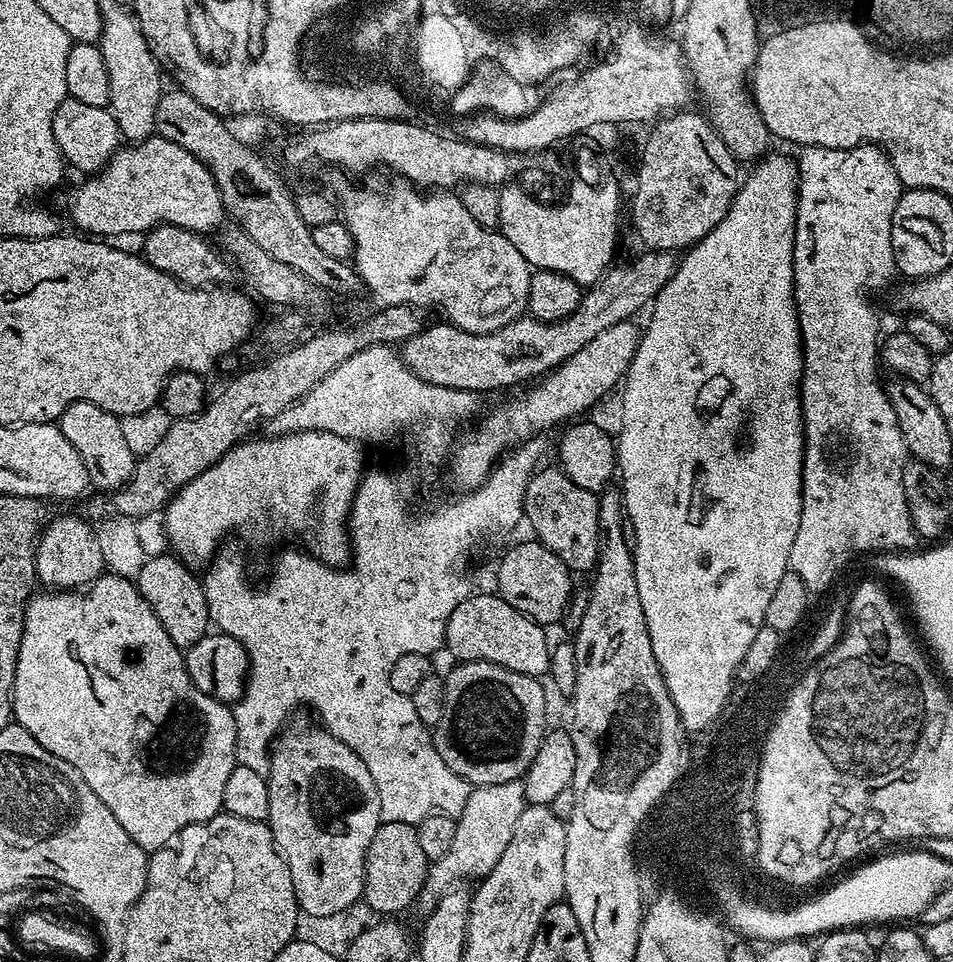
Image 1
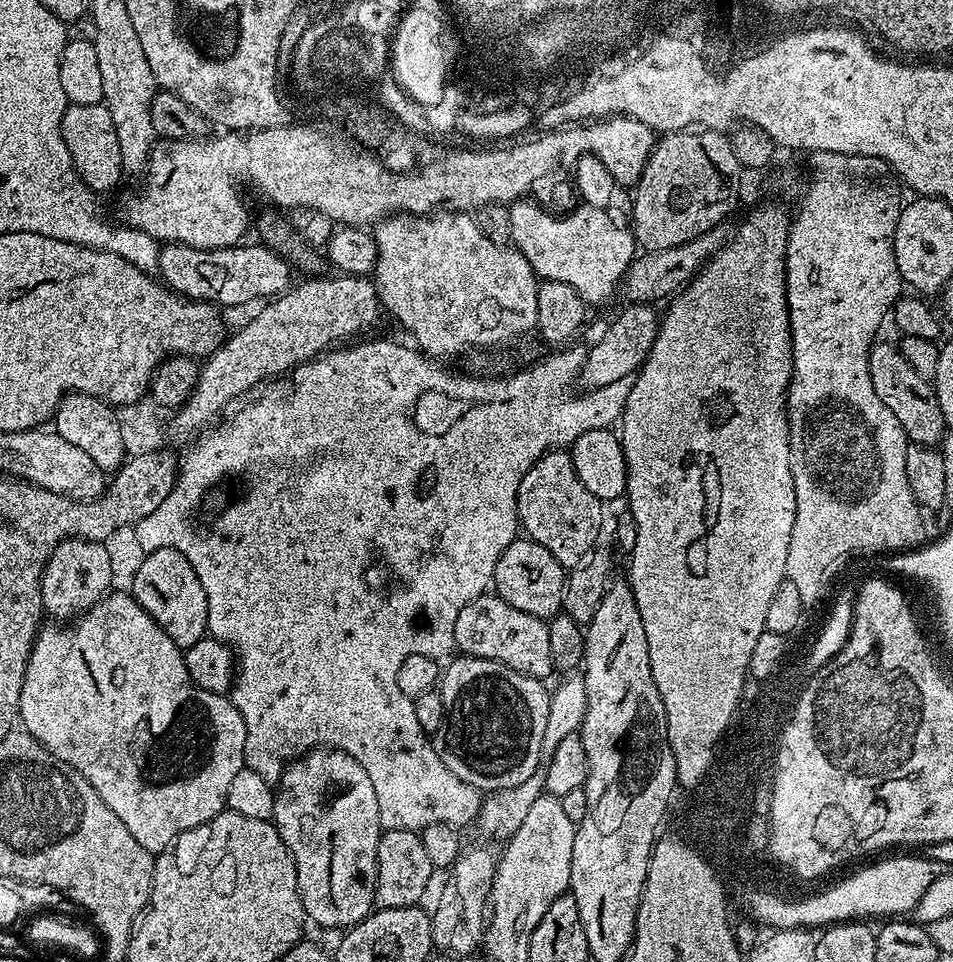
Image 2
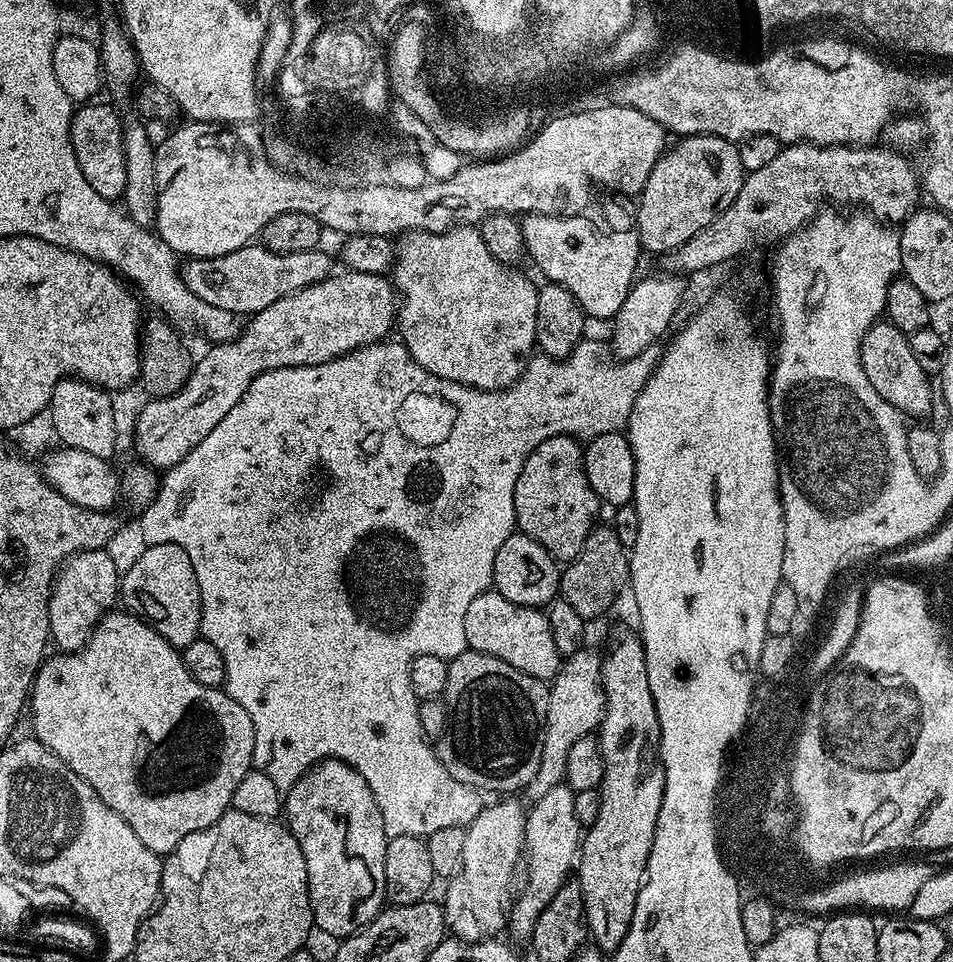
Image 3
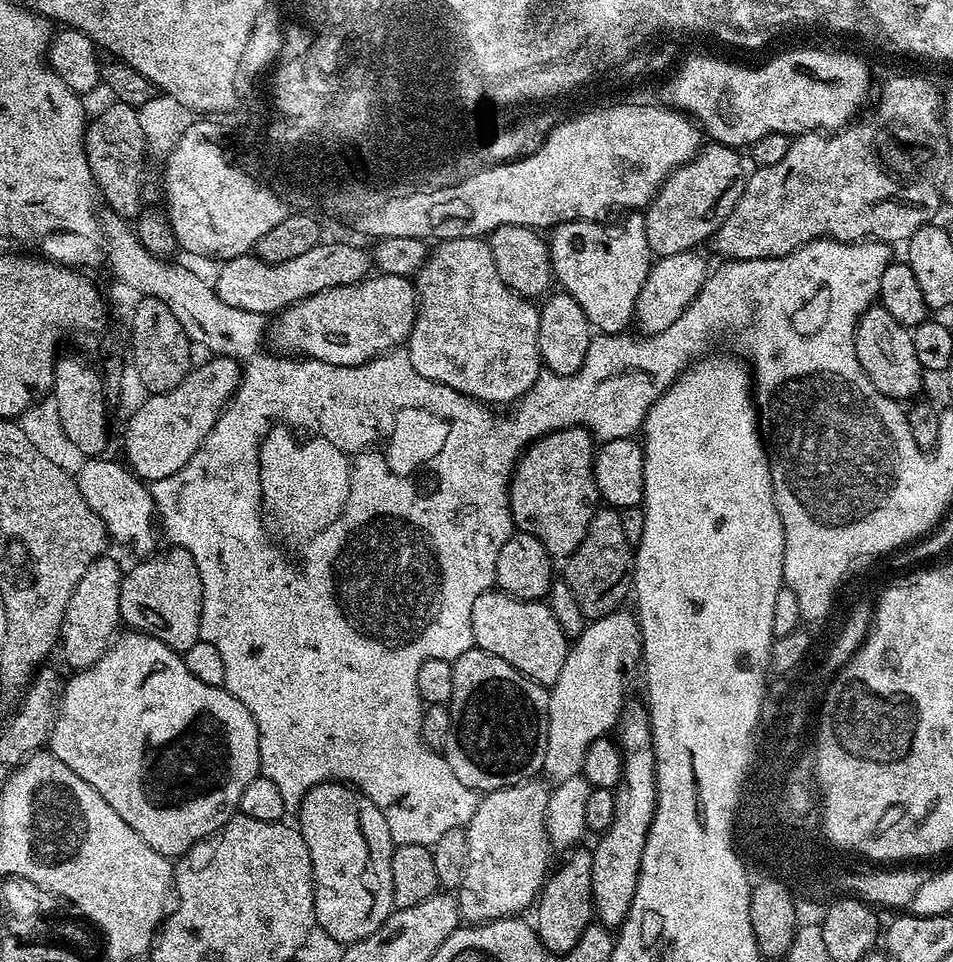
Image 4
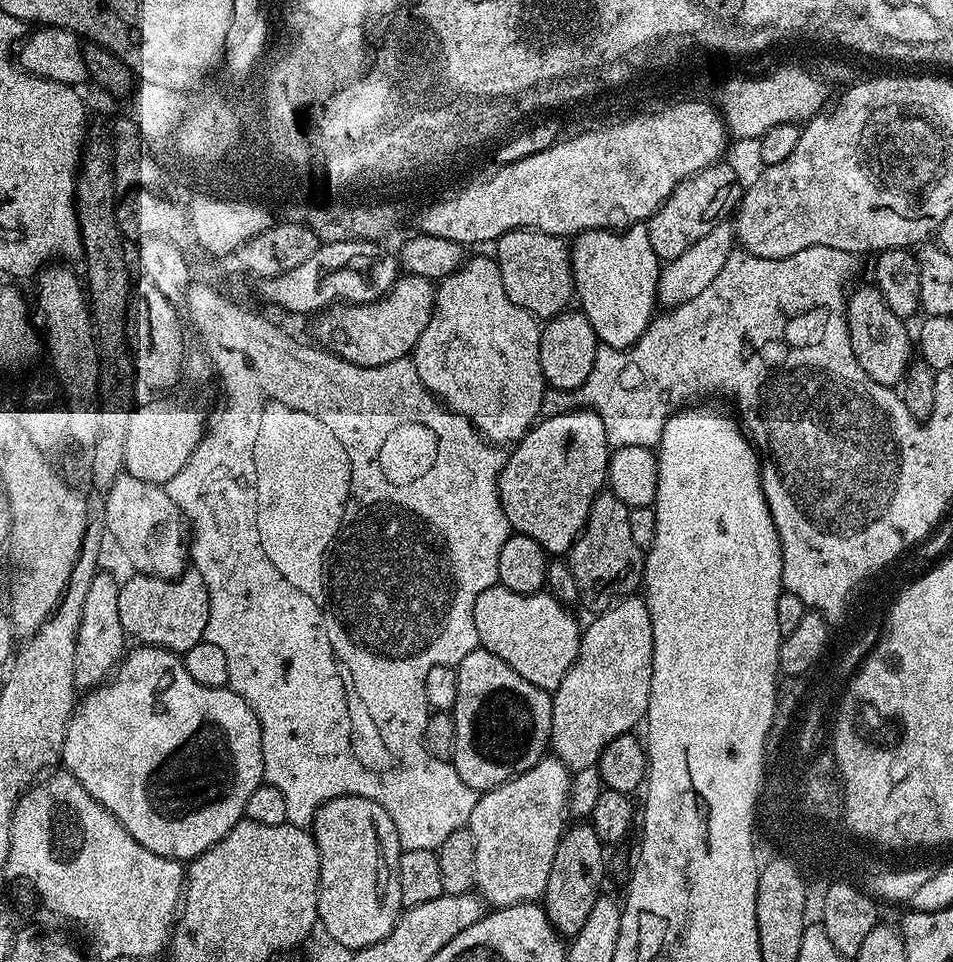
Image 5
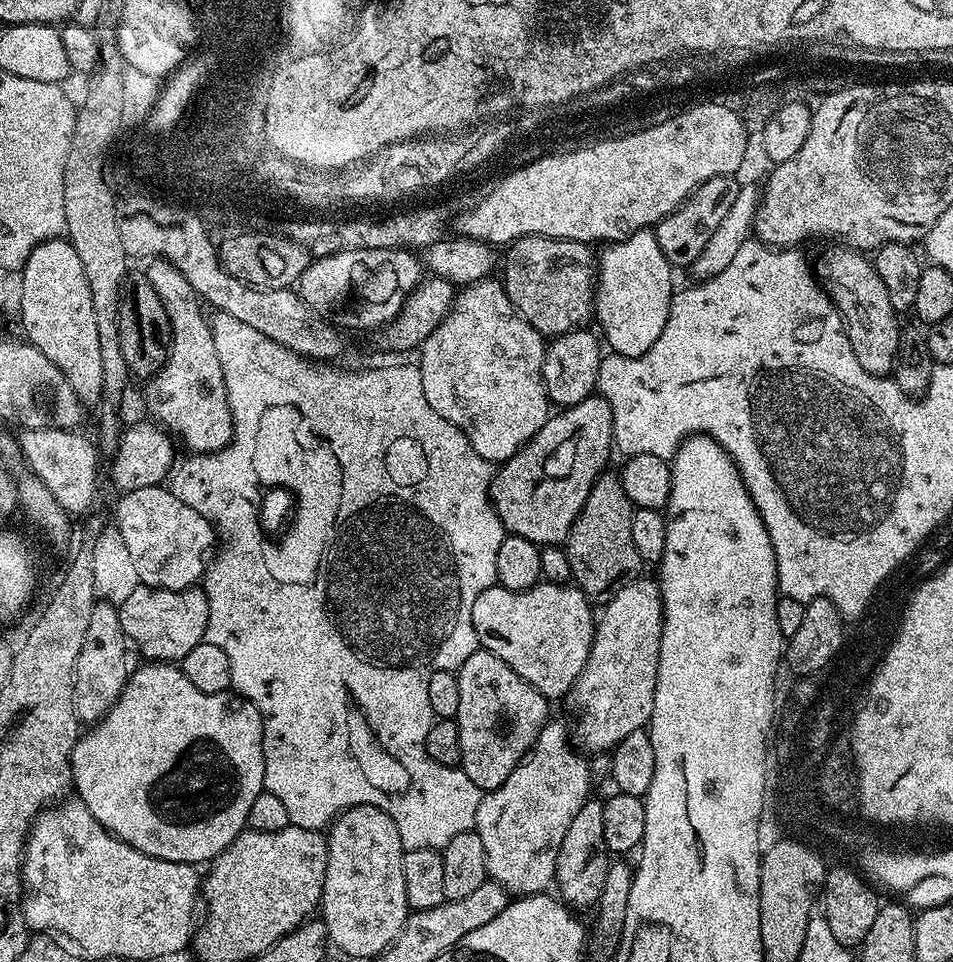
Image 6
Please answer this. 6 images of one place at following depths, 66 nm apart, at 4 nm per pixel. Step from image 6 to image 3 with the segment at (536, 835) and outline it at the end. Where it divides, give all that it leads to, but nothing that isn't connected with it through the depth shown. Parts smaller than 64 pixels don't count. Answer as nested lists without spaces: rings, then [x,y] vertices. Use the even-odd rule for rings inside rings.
[[[500,798],[497,804],[481,807],[478,818],[474,818],[474,822],[468,825],[466,829],[466,847],[462,849],[462,862],[464,863],[460,867],[460,871],[456,873],[455,877],[447,881],[448,889],[444,892],[444,900],[442,899],[442,907],[444,909],[444,926],[445,929],[455,939],[464,940],[467,944],[473,944],[479,940],[487,940],[495,937],[497,934],[503,933],[506,928],[508,916],[512,913],[512,902],[514,899],[514,889],[517,887],[516,884],[516,867],[521,867],[522,857],[524,855],[524,824],[526,821],[526,808],[525,805],[520,805],[516,798]]]

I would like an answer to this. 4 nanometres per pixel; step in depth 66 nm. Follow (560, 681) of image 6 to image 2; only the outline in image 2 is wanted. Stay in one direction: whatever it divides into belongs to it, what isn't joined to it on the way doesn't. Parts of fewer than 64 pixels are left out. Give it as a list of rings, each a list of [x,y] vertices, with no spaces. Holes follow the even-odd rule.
[[[485,594],[462,606],[458,622],[454,622],[454,638],[456,648],[463,655],[502,662],[510,666],[510,670],[518,670],[533,676],[535,680],[544,680],[548,675],[553,675],[547,623],[534,614],[526,614],[526,610],[518,610],[518,606],[510,606],[510,602],[501,596]]]

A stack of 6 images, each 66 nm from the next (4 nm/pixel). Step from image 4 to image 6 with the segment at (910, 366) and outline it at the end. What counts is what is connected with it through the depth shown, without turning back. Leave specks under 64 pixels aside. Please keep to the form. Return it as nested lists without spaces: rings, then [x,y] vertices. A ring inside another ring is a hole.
[[[832,246],[821,254],[815,262],[814,274],[819,280],[824,292],[836,304],[840,317],[844,319],[844,329],[848,332],[850,346],[854,346],[854,358],[858,358],[862,370],[866,370],[872,376],[888,376],[892,370],[892,363],[896,361],[898,354],[898,342],[902,331],[902,324],[899,324],[898,313],[894,306],[890,306],[890,297],[886,294],[886,286],[882,278],[878,278],[875,263],[868,260],[863,251],[847,246]]]

